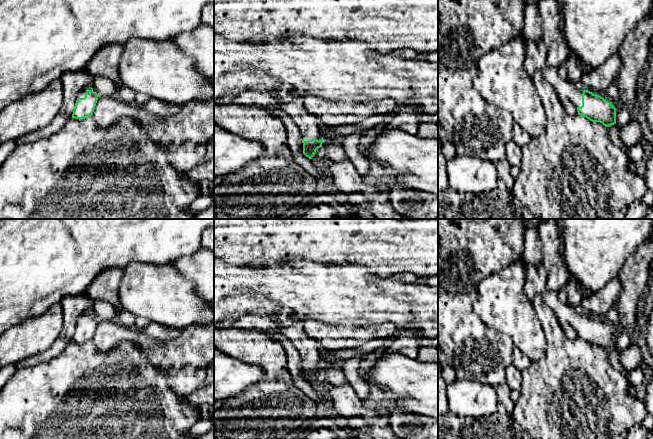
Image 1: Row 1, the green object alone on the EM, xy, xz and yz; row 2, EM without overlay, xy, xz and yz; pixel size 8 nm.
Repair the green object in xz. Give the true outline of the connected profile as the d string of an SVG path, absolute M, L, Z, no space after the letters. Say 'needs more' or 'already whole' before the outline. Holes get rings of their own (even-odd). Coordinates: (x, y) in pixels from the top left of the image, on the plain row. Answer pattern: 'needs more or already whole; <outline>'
needs more; M291 321L284 324L280 334L289 339L298 350L303 367L303 378L312 383L323 367L319 342L306 335L303 321Z

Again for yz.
needs more; M523 255L520 261L525 269L525 293L531 302L540 295L544 303L554 311L561 325L570 324L577 331L579 339L606 351L616 348L616 332L609 325L568 303L560 302L557 293L546 287L547 271L542 264L527 264Z

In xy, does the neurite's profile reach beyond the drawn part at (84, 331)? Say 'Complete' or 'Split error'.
Split error

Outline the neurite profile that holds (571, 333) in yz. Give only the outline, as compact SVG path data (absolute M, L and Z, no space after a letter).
M570 324L563 325L563 330L568 339L575 340L578 338L577 331Z

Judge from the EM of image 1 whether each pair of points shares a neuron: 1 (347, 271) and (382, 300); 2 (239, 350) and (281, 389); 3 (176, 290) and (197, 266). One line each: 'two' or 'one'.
1: one
2: one
3: two

